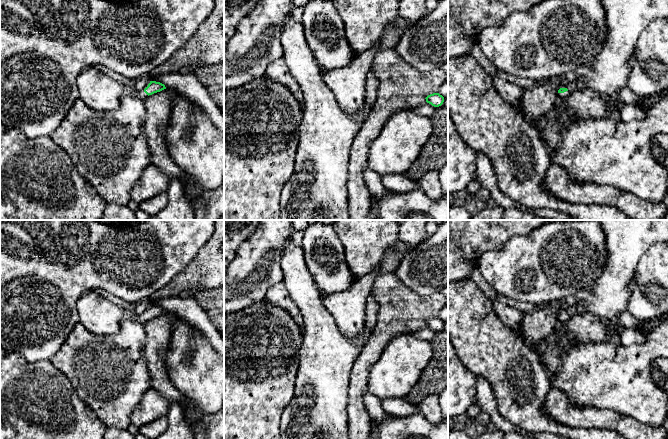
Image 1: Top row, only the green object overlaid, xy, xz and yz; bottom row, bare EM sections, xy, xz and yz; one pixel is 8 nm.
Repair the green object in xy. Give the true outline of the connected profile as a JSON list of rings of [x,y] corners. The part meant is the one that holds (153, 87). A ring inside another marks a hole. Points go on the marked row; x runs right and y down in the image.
[[[95,67],[81,71],[76,78],[76,85],[80,99],[87,107],[96,111],[116,109],[125,95],[134,95],[144,100],[147,96],[166,89],[164,84],[150,81],[144,90],[130,92],[123,84]]]

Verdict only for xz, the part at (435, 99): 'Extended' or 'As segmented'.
As segmented

